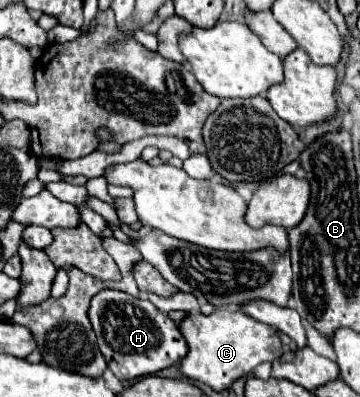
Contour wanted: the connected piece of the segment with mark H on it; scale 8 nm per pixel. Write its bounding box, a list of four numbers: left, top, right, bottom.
[88,289,188,381]

